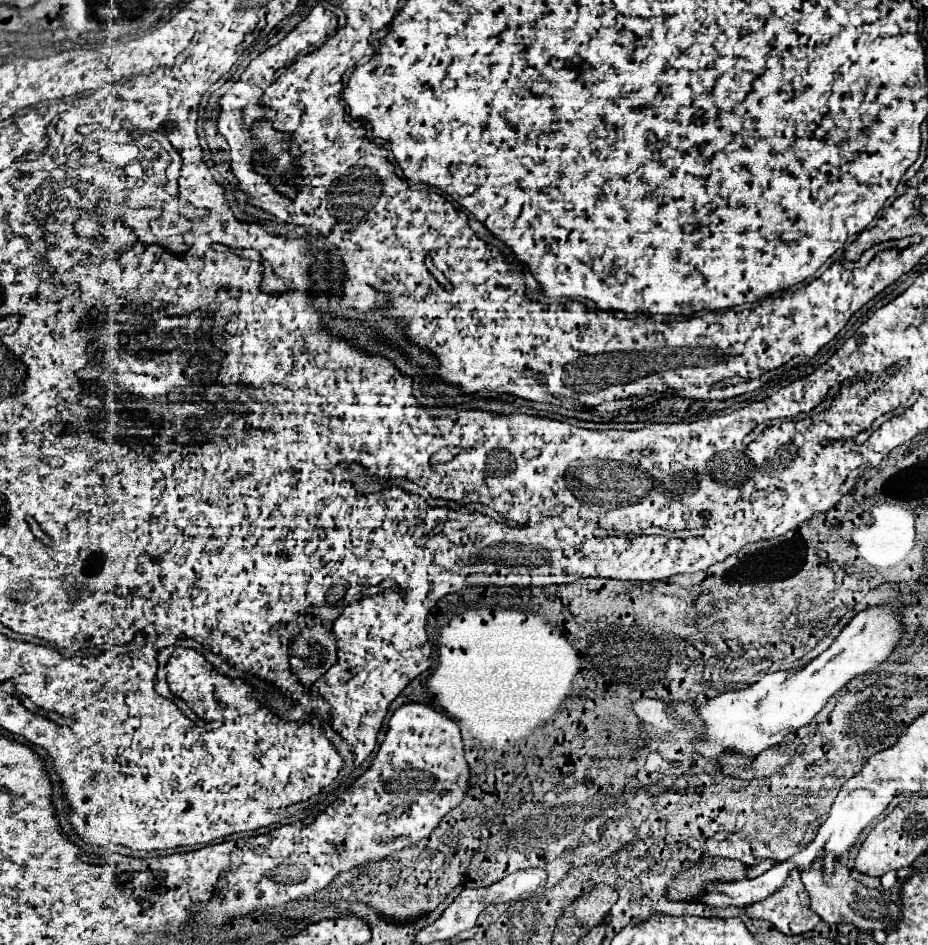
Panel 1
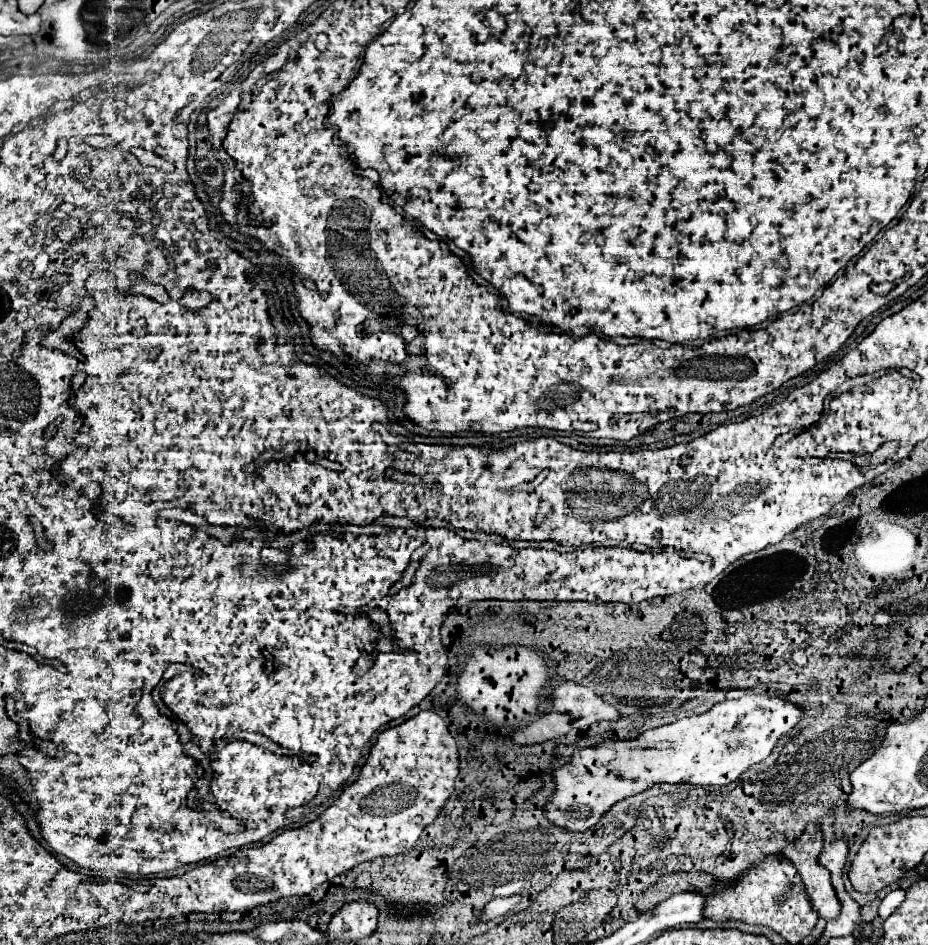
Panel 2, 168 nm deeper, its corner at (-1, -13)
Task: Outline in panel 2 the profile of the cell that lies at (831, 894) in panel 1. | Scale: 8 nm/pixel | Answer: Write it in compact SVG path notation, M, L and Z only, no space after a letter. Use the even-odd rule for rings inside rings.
M809 822L803 834L783 850L783 856L793 862L797 872L803 878L805 890L813 902L817 914L825 920L831 920L841 910L835 890L831 886L831 874L825 866L819 864L819 854L823 848L821 828Z

